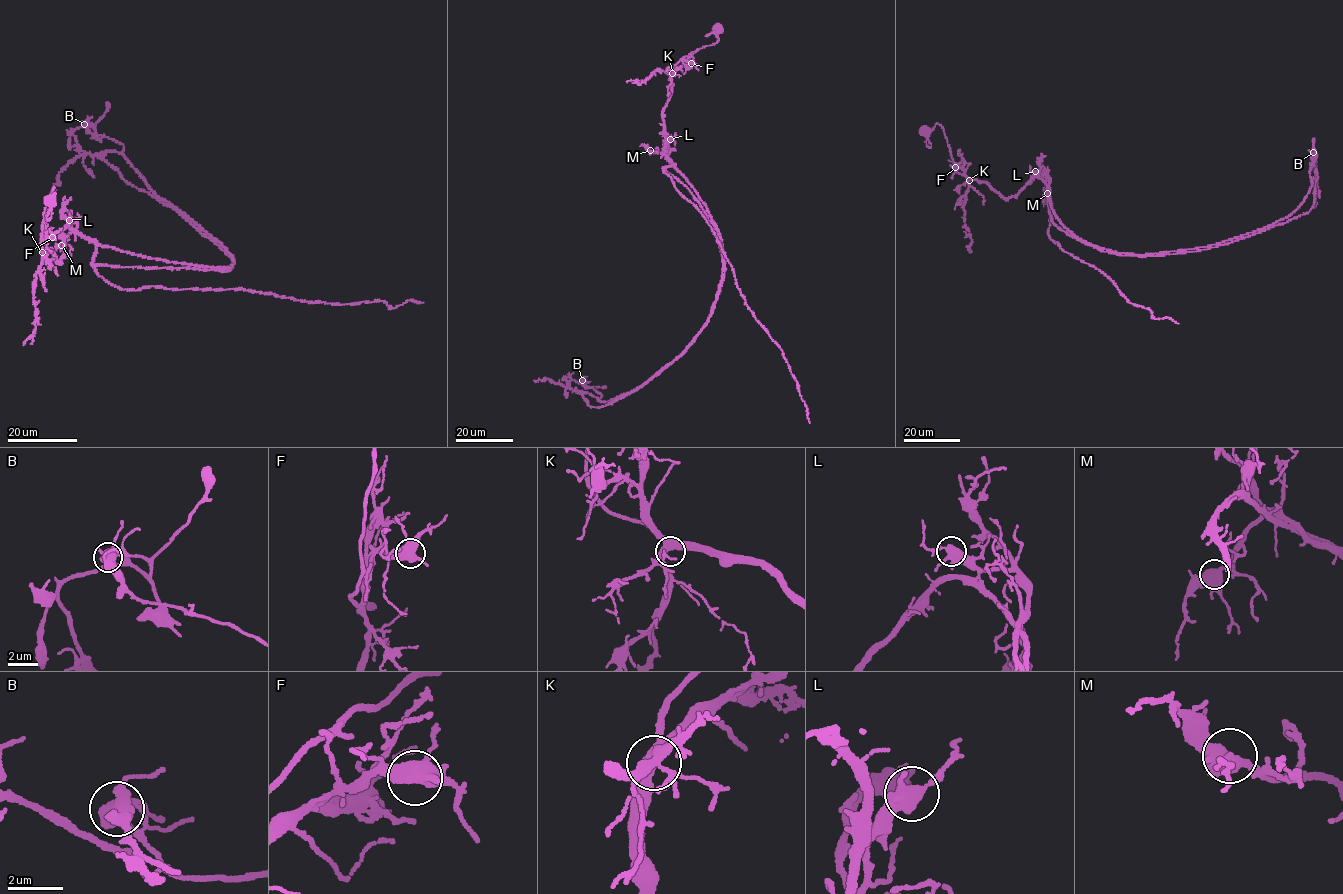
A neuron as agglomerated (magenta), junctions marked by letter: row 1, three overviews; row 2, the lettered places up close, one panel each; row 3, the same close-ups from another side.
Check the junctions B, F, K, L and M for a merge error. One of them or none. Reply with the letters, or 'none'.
B

